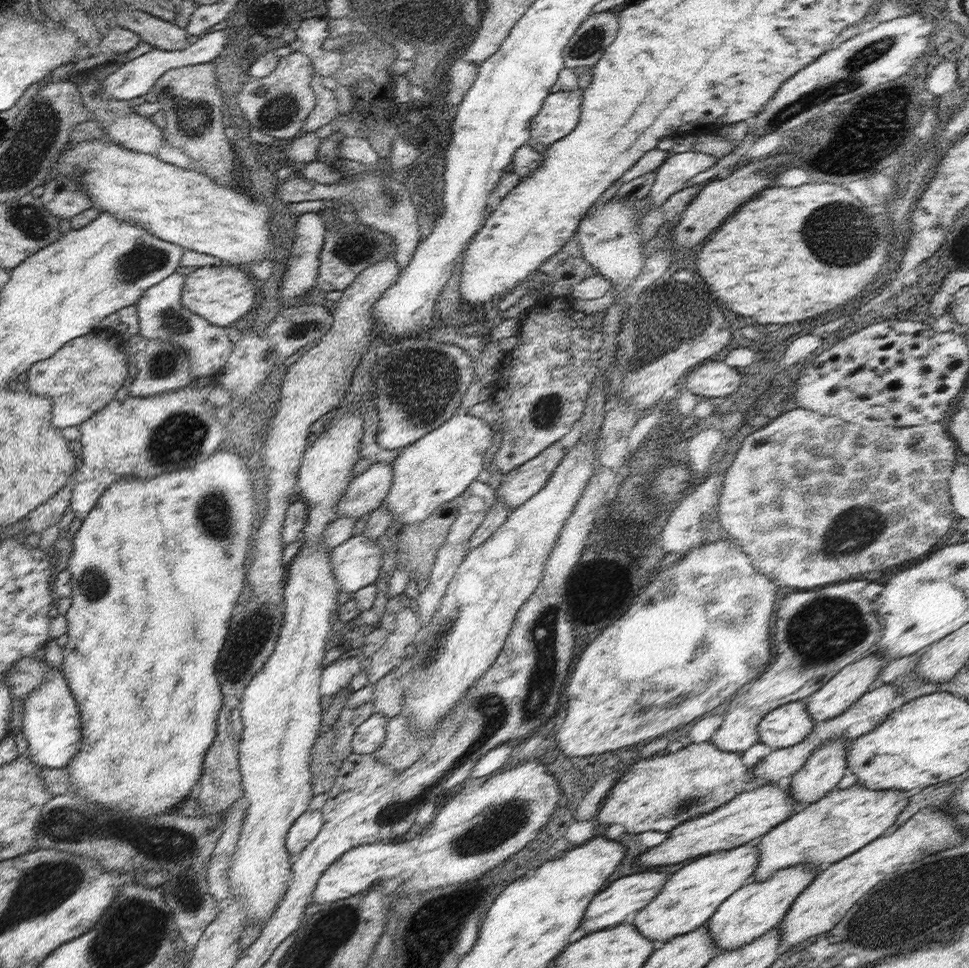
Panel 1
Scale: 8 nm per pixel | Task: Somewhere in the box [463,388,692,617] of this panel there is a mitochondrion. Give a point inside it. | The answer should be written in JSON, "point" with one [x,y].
{"point":[546,412]}

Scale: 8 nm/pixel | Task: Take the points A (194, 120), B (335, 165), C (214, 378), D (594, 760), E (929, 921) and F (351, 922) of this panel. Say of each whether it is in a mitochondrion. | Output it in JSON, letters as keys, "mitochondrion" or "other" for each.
{"A":"mitochondrion","B":"other","C":"other","D":"other","E":"other","F":"mitochondrion"}

